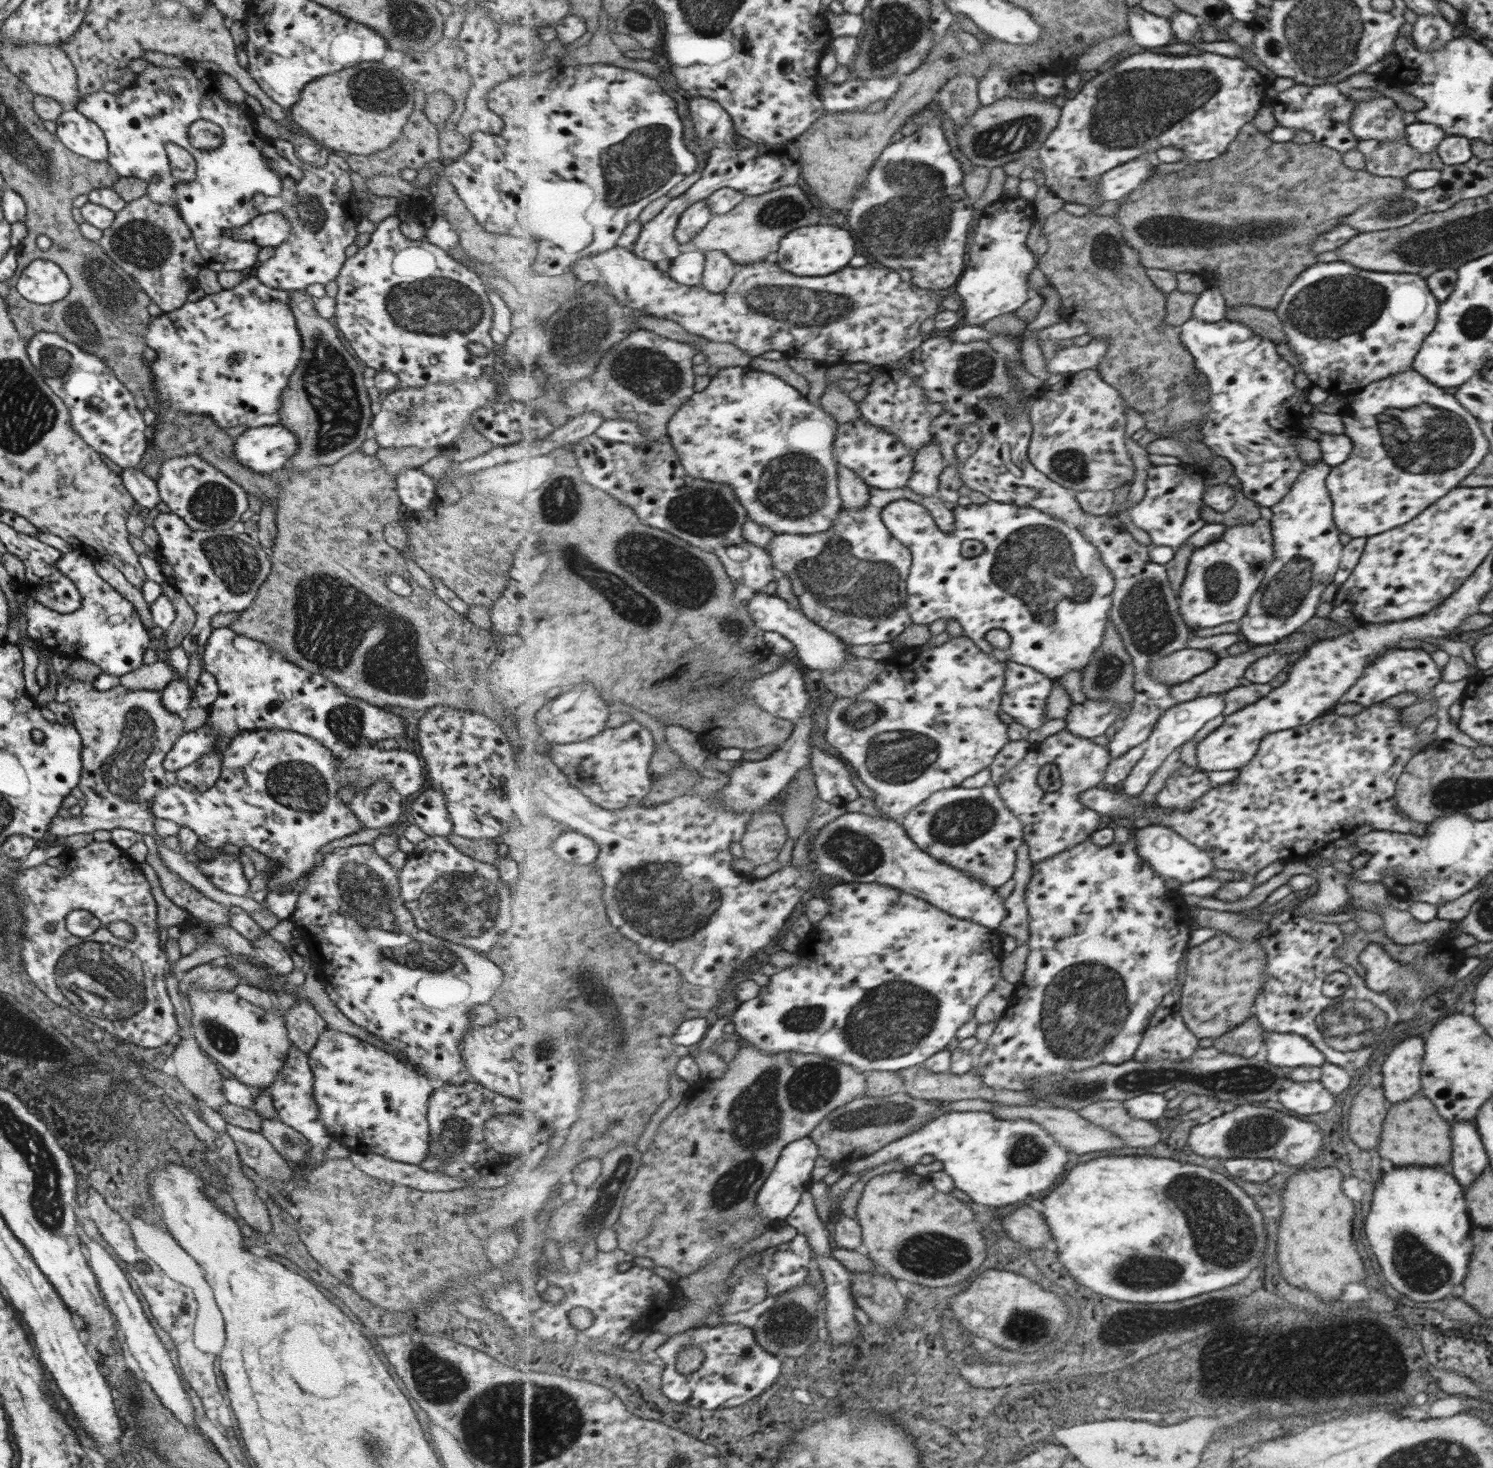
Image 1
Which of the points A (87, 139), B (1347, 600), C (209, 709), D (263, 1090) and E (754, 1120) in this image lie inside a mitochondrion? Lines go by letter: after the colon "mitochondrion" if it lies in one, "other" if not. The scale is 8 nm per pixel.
A: other
B: other
C: other
D: other
E: mitochondrion

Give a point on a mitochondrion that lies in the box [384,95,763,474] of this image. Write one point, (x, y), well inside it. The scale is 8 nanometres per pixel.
(646, 161)

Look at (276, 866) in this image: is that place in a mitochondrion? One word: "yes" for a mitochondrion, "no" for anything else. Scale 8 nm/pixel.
no

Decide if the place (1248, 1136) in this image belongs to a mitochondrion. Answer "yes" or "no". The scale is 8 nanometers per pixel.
yes

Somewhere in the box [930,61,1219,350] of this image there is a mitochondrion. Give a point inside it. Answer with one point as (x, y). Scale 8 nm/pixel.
(1001, 139)

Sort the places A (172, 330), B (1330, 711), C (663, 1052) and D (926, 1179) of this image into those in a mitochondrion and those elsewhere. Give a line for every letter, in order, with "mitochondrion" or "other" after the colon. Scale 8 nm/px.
A: other
B: other
C: other
D: other

